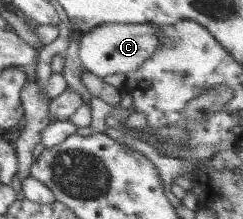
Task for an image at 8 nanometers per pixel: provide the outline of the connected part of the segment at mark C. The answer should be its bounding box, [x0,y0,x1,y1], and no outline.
[79,23,159,80]

